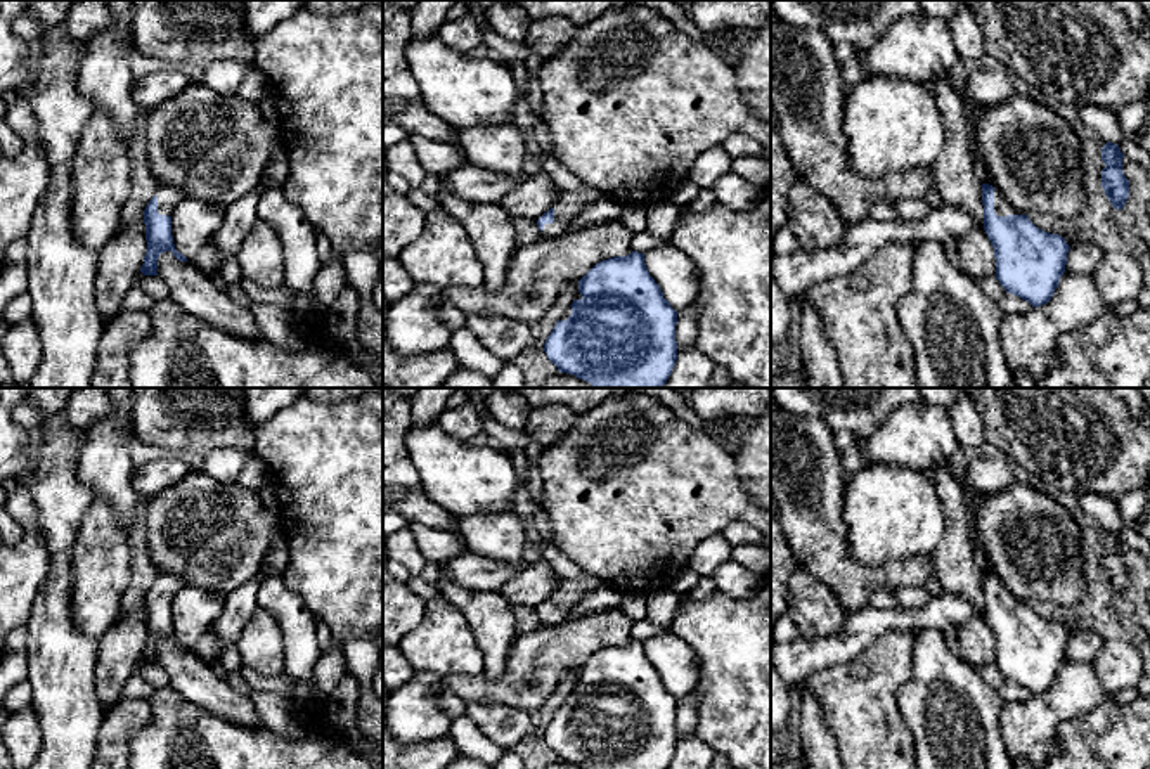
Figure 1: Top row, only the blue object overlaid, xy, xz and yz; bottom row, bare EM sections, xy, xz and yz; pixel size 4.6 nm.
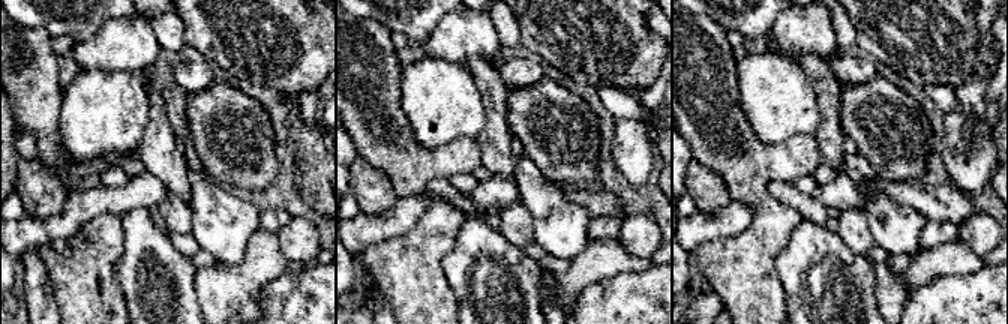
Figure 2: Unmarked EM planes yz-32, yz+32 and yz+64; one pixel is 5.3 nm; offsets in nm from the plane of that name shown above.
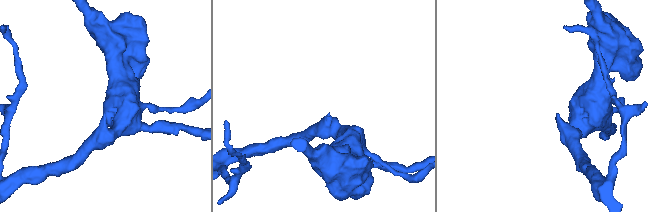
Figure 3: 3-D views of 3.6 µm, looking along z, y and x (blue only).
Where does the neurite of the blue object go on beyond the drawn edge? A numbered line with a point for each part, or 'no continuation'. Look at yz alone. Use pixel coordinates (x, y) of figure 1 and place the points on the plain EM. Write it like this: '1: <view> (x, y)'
1: yz (1001, 596)

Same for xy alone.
1: xy (168, 584)

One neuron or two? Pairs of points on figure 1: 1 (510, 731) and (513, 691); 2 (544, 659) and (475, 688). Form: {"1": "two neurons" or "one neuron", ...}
{"1": "two neurons", "2": "one neuron"}

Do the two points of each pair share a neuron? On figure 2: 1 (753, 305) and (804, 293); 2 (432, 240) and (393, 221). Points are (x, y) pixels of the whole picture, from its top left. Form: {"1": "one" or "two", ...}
{"1": "two", "2": "two"}

